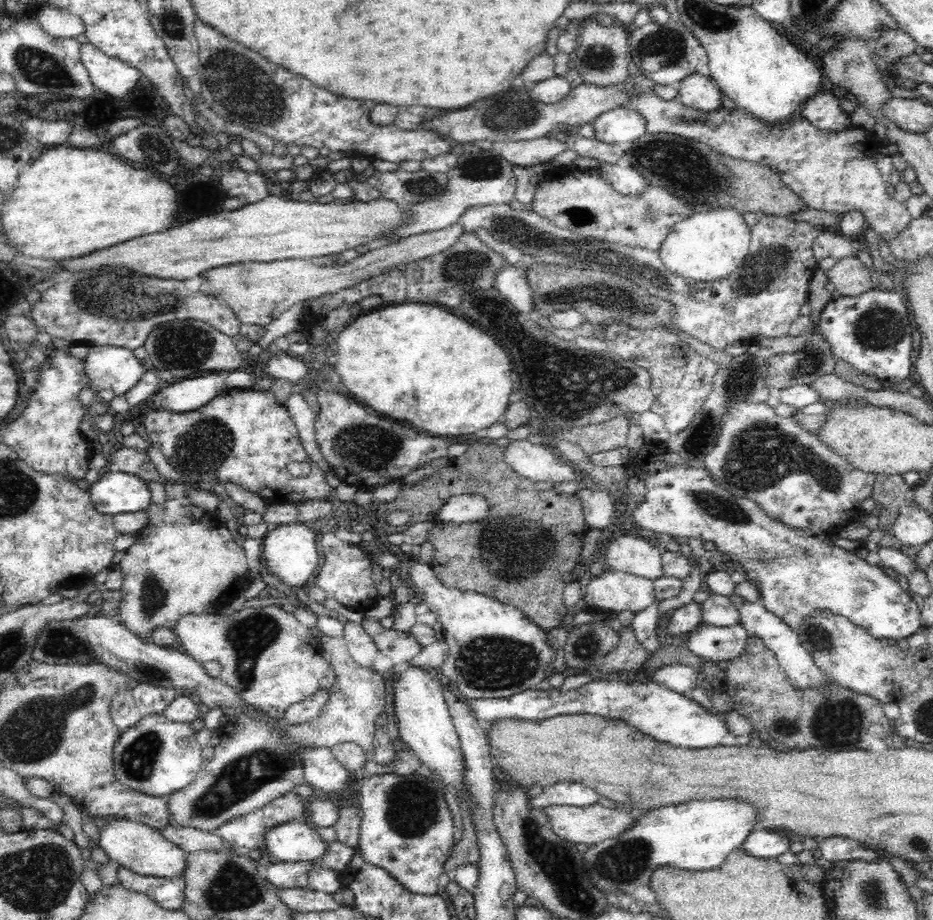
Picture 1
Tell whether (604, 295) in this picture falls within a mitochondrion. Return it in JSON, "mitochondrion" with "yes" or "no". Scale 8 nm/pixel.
{"mitochondrion":"yes"}

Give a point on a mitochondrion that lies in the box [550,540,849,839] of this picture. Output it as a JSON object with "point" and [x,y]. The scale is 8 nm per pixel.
{"point":[587,646]}

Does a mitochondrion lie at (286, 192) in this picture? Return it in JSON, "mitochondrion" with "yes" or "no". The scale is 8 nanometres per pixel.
{"mitochondrion":"no"}

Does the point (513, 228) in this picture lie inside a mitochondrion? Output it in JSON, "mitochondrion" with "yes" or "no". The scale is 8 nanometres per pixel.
{"mitochondrion":"yes"}

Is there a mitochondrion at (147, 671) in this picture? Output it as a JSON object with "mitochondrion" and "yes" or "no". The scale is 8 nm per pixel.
{"mitochondrion":"yes"}

